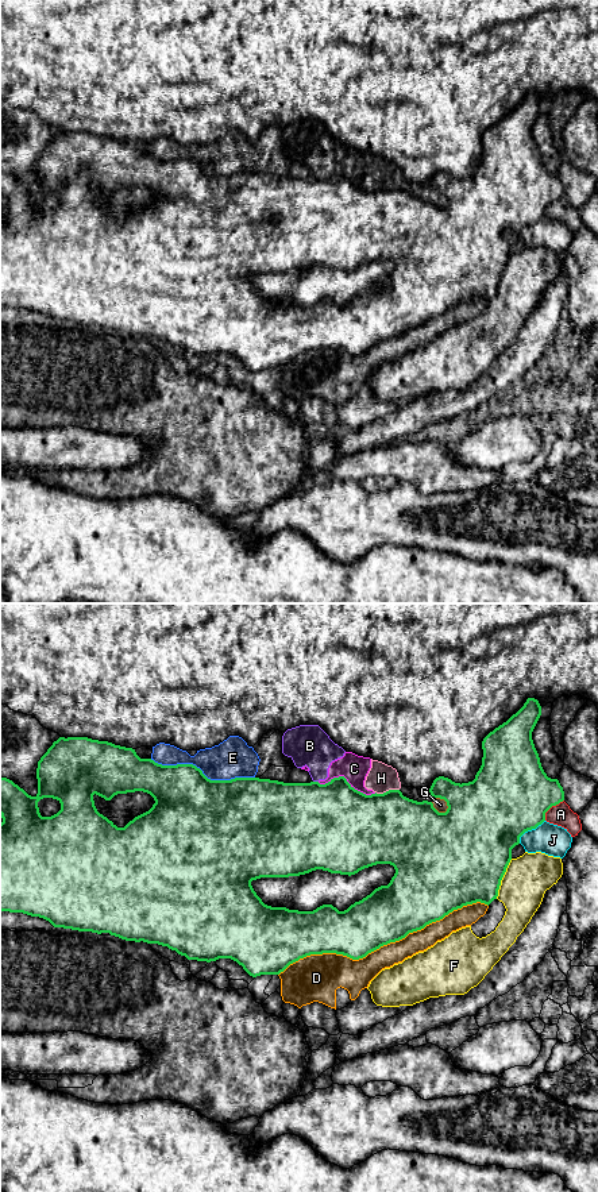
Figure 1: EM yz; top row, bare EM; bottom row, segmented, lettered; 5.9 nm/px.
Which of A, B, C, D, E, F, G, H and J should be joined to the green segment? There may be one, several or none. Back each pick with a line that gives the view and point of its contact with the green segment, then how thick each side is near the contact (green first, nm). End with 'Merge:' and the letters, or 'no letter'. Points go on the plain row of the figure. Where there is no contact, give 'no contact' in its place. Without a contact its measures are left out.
Merge: no letter

